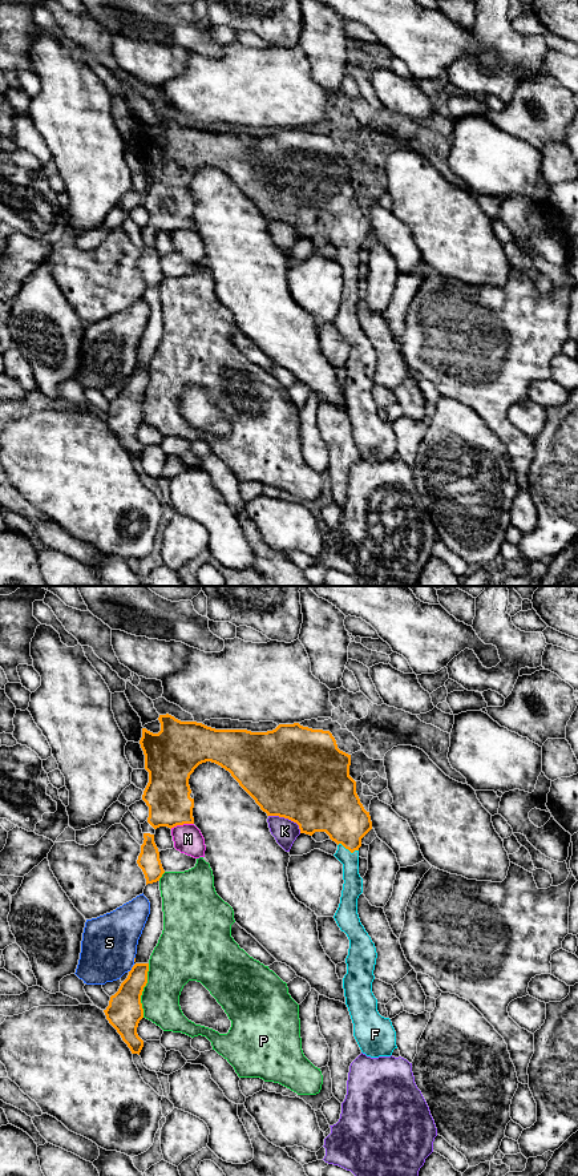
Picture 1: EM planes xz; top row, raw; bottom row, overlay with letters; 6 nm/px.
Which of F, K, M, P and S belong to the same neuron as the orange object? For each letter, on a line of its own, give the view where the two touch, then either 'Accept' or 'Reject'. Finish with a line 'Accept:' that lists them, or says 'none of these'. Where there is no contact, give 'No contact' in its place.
F: Touches orange in xz. Accept
K: Touches orange in xz. Reject
M: Touches orange in xz. Reject
P: Touches orange in xz. Reject
S: Touches orange in xz. Reject
Accept: F

